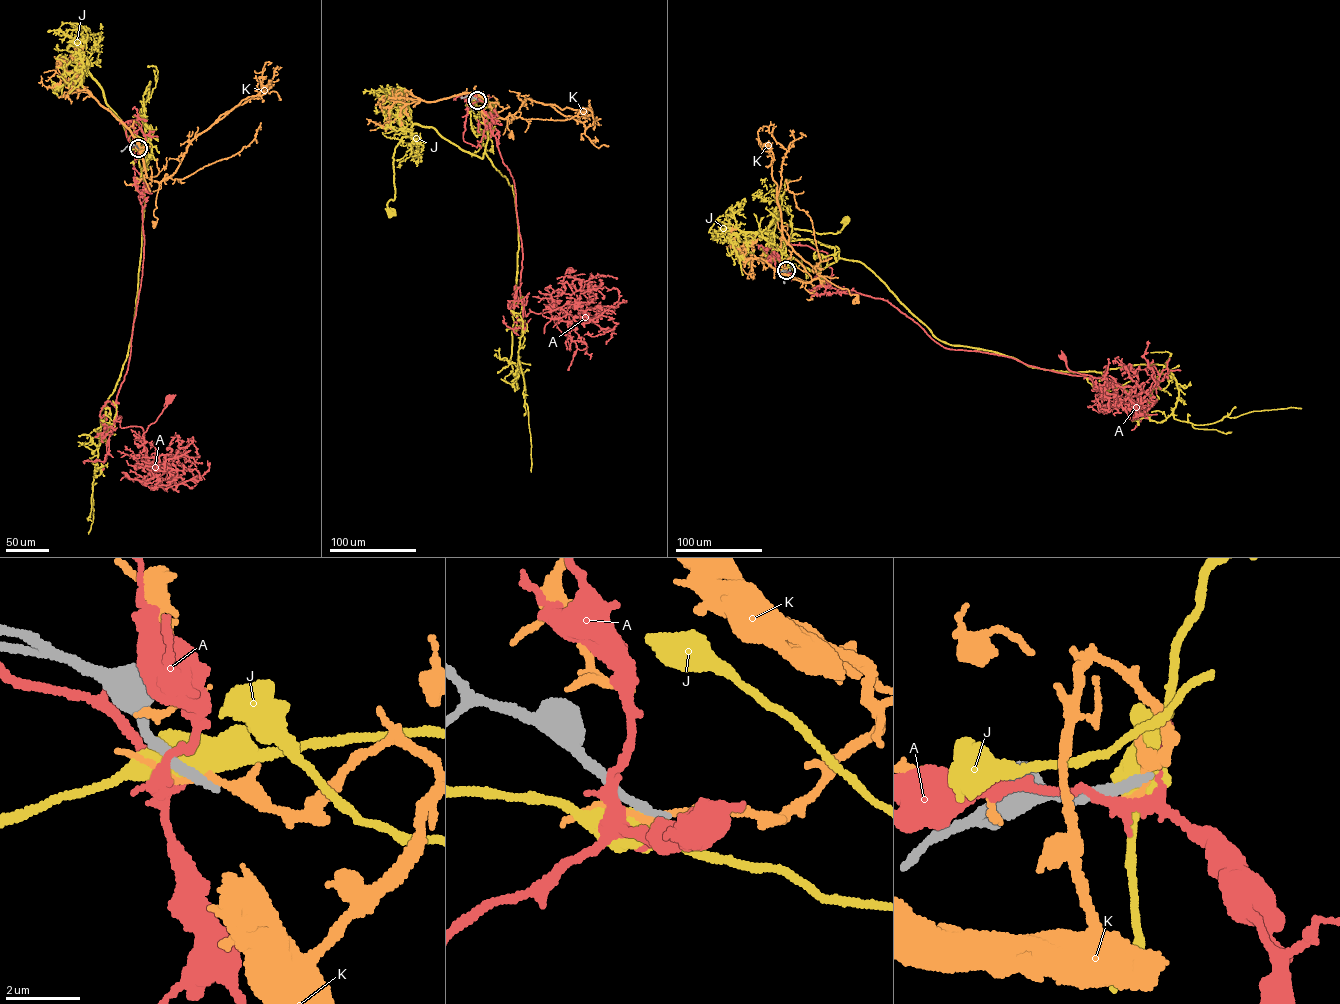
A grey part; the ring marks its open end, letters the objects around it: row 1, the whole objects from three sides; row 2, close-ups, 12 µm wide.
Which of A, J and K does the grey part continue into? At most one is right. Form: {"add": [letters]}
{"add": []}

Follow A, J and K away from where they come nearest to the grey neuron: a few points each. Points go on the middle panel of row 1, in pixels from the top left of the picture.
A: (476, 99), (463, 140), (477, 147), (487, 126), (514, 180), (526, 316), (557, 309), (569, 270)
J: (477, 100), (491, 113), (482, 158), (434, 128), (413, 125), (394, 150), (389, 214)
K: (477, 100), (482, 97), (504, 118), (528, 99), (549, 104), (582, 121), (586, 129), (595, 119), (599, 125)

